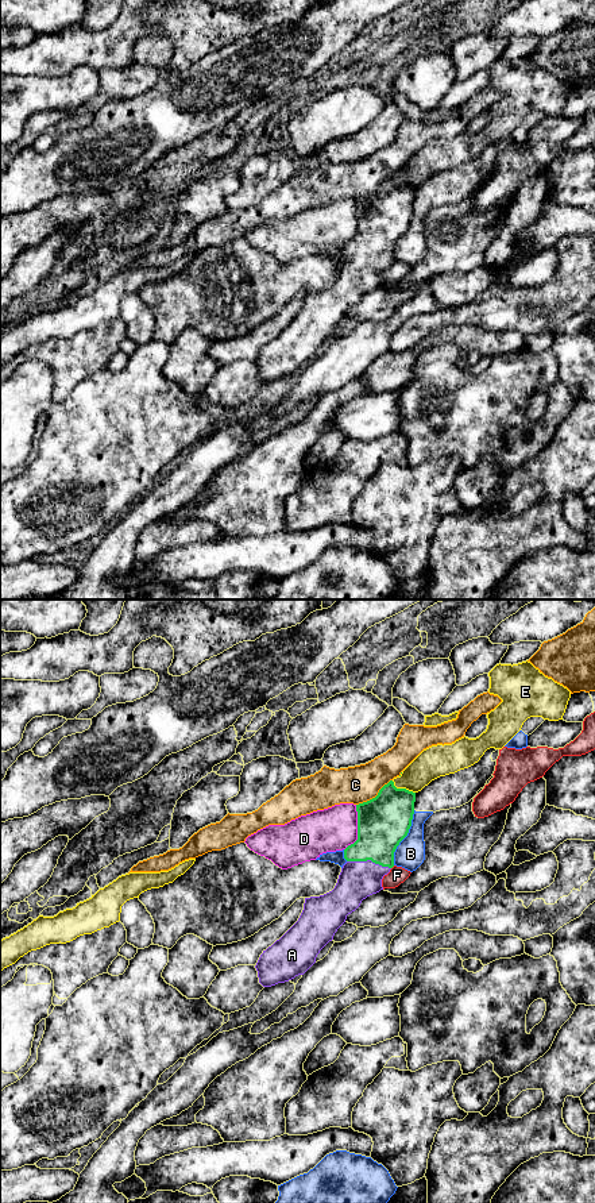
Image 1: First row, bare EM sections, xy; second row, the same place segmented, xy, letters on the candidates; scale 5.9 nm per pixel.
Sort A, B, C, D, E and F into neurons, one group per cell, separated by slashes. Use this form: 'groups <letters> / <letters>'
groups A / B / C / D / E / F

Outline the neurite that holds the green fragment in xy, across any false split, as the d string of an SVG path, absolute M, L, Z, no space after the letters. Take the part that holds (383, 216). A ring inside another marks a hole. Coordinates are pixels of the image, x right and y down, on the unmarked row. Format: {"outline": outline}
{"outline": "M390 176L387 180L385 180L379 185L379 188L378 188L378 190L375 193L372 193L372 194L370 194L367 197L356 200L356 207L358 207L358 235L344 244L344 254L347 255L347 258L341 263L341 267L339 270L339 274L337 274L337 278L336 278L335 284L332 286L324 289L324 290L320 290L320 292L305 293L304 305L302 305L298 316L279 335L277 335L266 346L263 346L263 348L260 350L260 352L259 352L259 355L258 355L256 360L255 360L255 363L258 366L259 378L263 382L271 382L271 381L275 381L278 378L289 377L289 375L294 374L295 371L298 371L298 370L304 370L316 358L316 352L320 348L320 346L329 336L333 335L335 328L345 317L347 311L351 309L352 306L355 306L360 301L363 294L366 294L367 292L370 292L372 289L376 289L380 285L383 285L382 274L394 262L394 247L395 247L397 242L399 240L399 238L407 231L409 224L412 221L412 215L413 215L413 209L414 209L414 197L416 197L416 188L409 186L406 184L397 184L394 181L394 177Z"}

